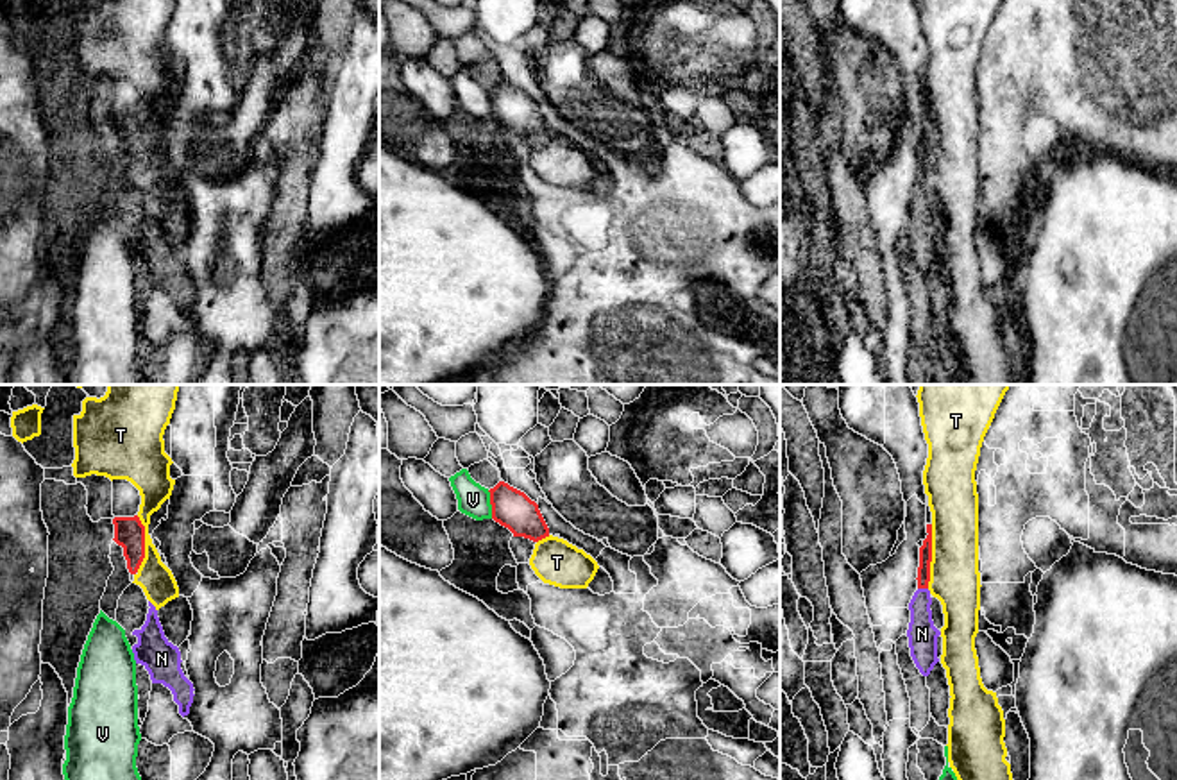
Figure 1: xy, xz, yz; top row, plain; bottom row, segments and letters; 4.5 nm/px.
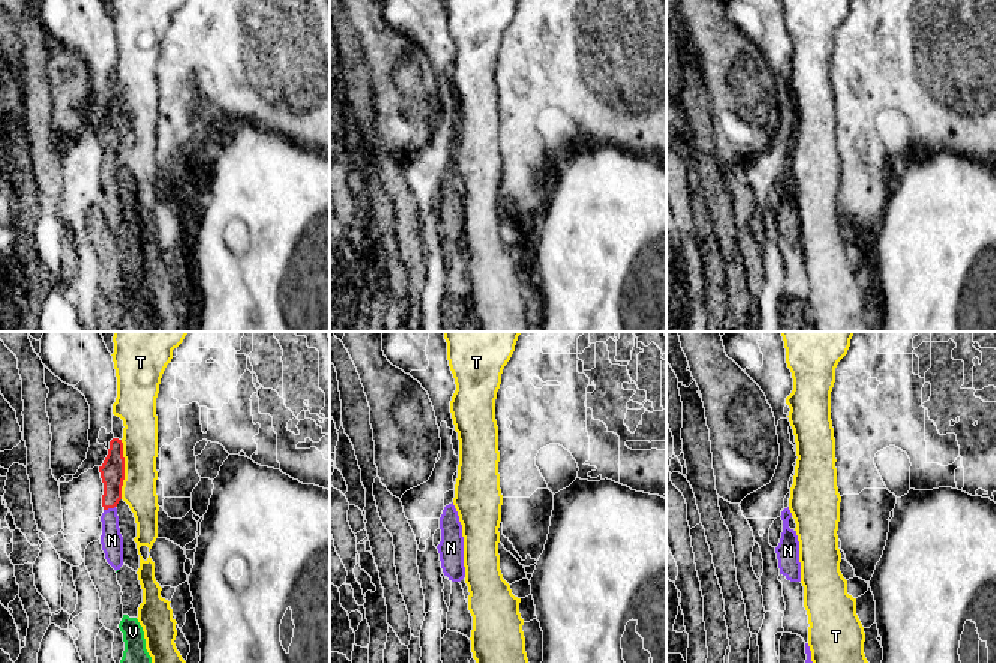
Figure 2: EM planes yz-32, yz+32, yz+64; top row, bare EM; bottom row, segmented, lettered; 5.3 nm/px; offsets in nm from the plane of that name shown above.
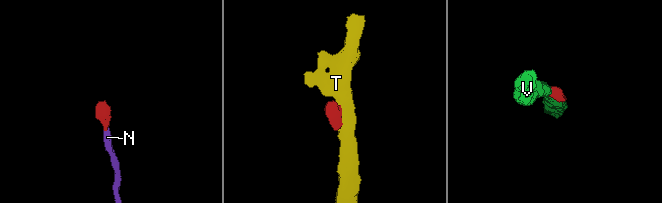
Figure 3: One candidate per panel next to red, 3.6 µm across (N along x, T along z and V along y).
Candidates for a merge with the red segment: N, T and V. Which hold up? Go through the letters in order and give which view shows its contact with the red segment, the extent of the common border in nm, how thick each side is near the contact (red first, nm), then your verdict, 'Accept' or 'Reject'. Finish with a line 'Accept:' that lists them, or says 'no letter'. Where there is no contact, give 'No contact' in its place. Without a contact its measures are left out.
N: Touches red in yz. Shared border 50 nm. Thickness 60 nm (red) against 130 nm. Accept
T: Touches red in yz. Shared border 280 nm. Thickness 60 nm (red) against 220 nm. Reject
V: Touches red in xz. Shared border 130 nm. Thickness 180 nm (red) against 140 nm. Reject
Accept: N

